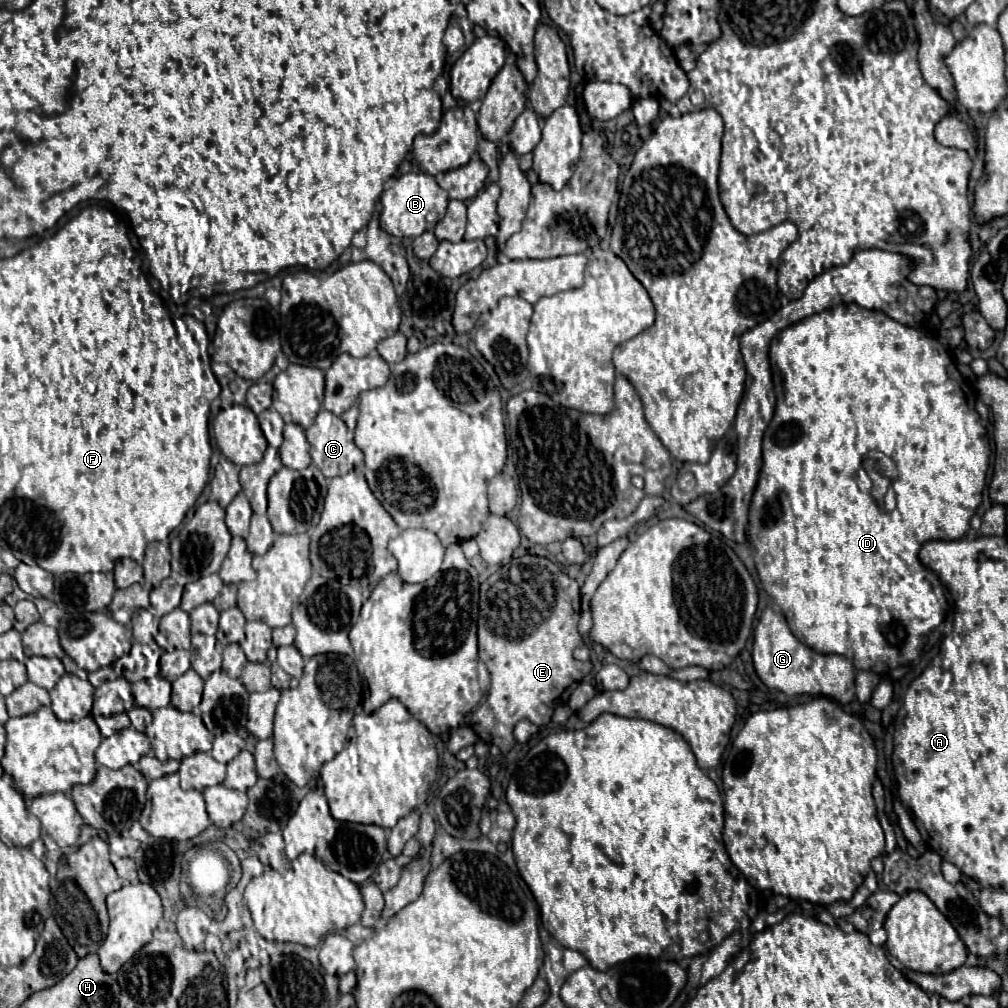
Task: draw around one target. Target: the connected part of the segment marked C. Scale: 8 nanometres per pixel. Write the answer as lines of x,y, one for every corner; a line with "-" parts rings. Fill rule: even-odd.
322,409
318,413
316,421
306,429
306,437
310,441
310,465
306,469
310,469
314,473
324,496
330,481
336,475
346,475
348,471
352,471
356,465
360,465
364,461
362,451
354,445
354,433
346,427
346,423
338,415
330,413
326,409

